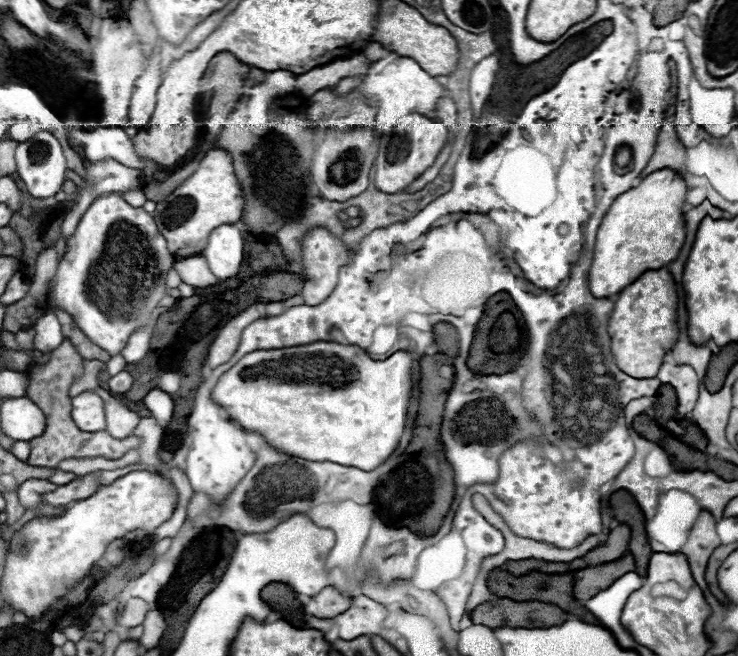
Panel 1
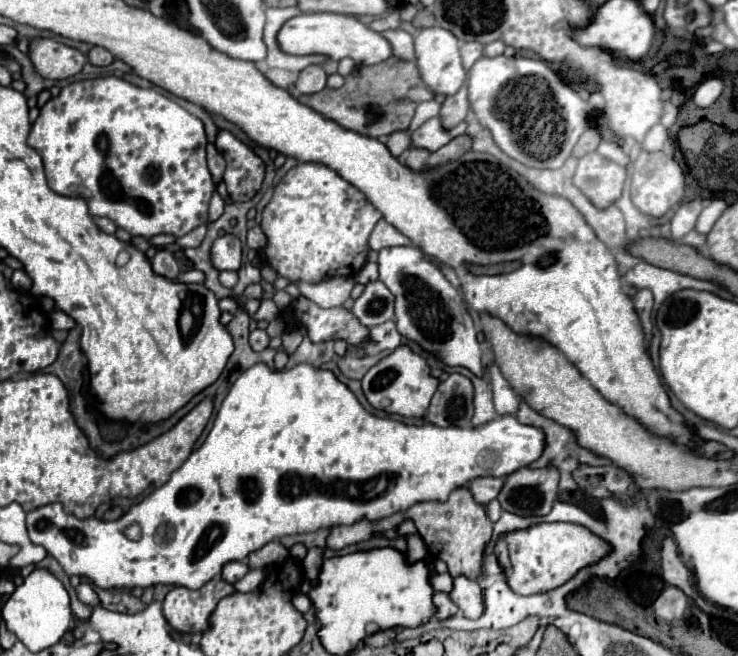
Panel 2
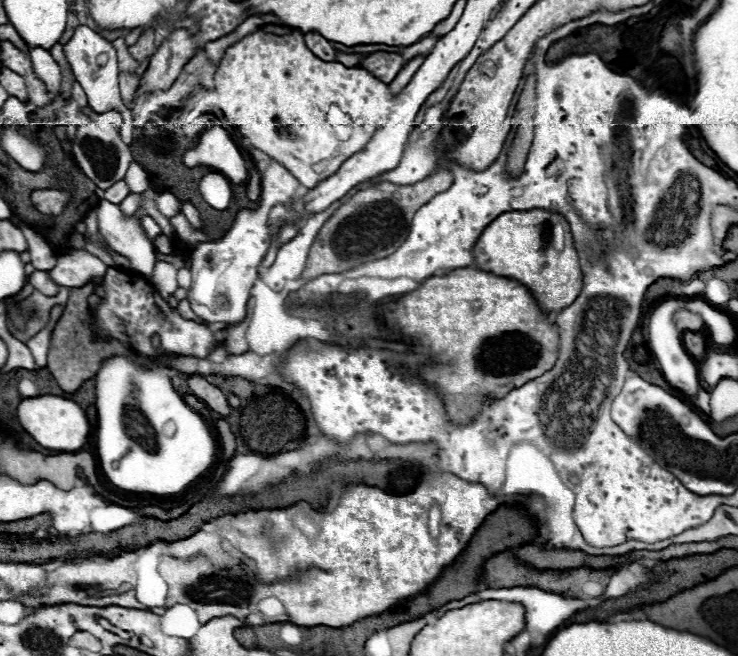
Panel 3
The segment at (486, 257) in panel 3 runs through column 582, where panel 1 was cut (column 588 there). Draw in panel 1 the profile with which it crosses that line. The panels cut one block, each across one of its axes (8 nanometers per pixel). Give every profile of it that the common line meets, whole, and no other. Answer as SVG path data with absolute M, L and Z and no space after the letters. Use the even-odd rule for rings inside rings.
M656 170L648 174L640 186L618 196L604 216L594 246L594 260L590 268L590 292L596 298L608 298L632 284L646 270L658 270L678 258L686 240L684 206L686 182L670 170Z

